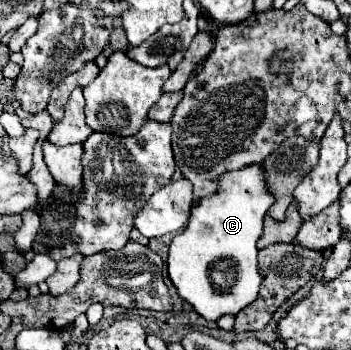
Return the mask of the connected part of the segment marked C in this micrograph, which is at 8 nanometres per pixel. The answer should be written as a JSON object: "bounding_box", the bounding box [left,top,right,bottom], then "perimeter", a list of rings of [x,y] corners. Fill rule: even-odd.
{"bounding_box":[168,165,274,321],"perimeter":[[[262,165],[226,171],[216,179],[216,185],[218,187],[212,195],[202,197],[190,207],[188,225],[172,239],[168,255],[168,277],[178,289],[178,295],[208,321],[216,321],[226,313],[236,315],[258,297],[262,275],[258,267],[256,241],[262,235],[264,215],[274,203]],[[220,259],[232,259],[236,263],[238,275],[228,291],[218,289],[210,281],[210,269]]]}

